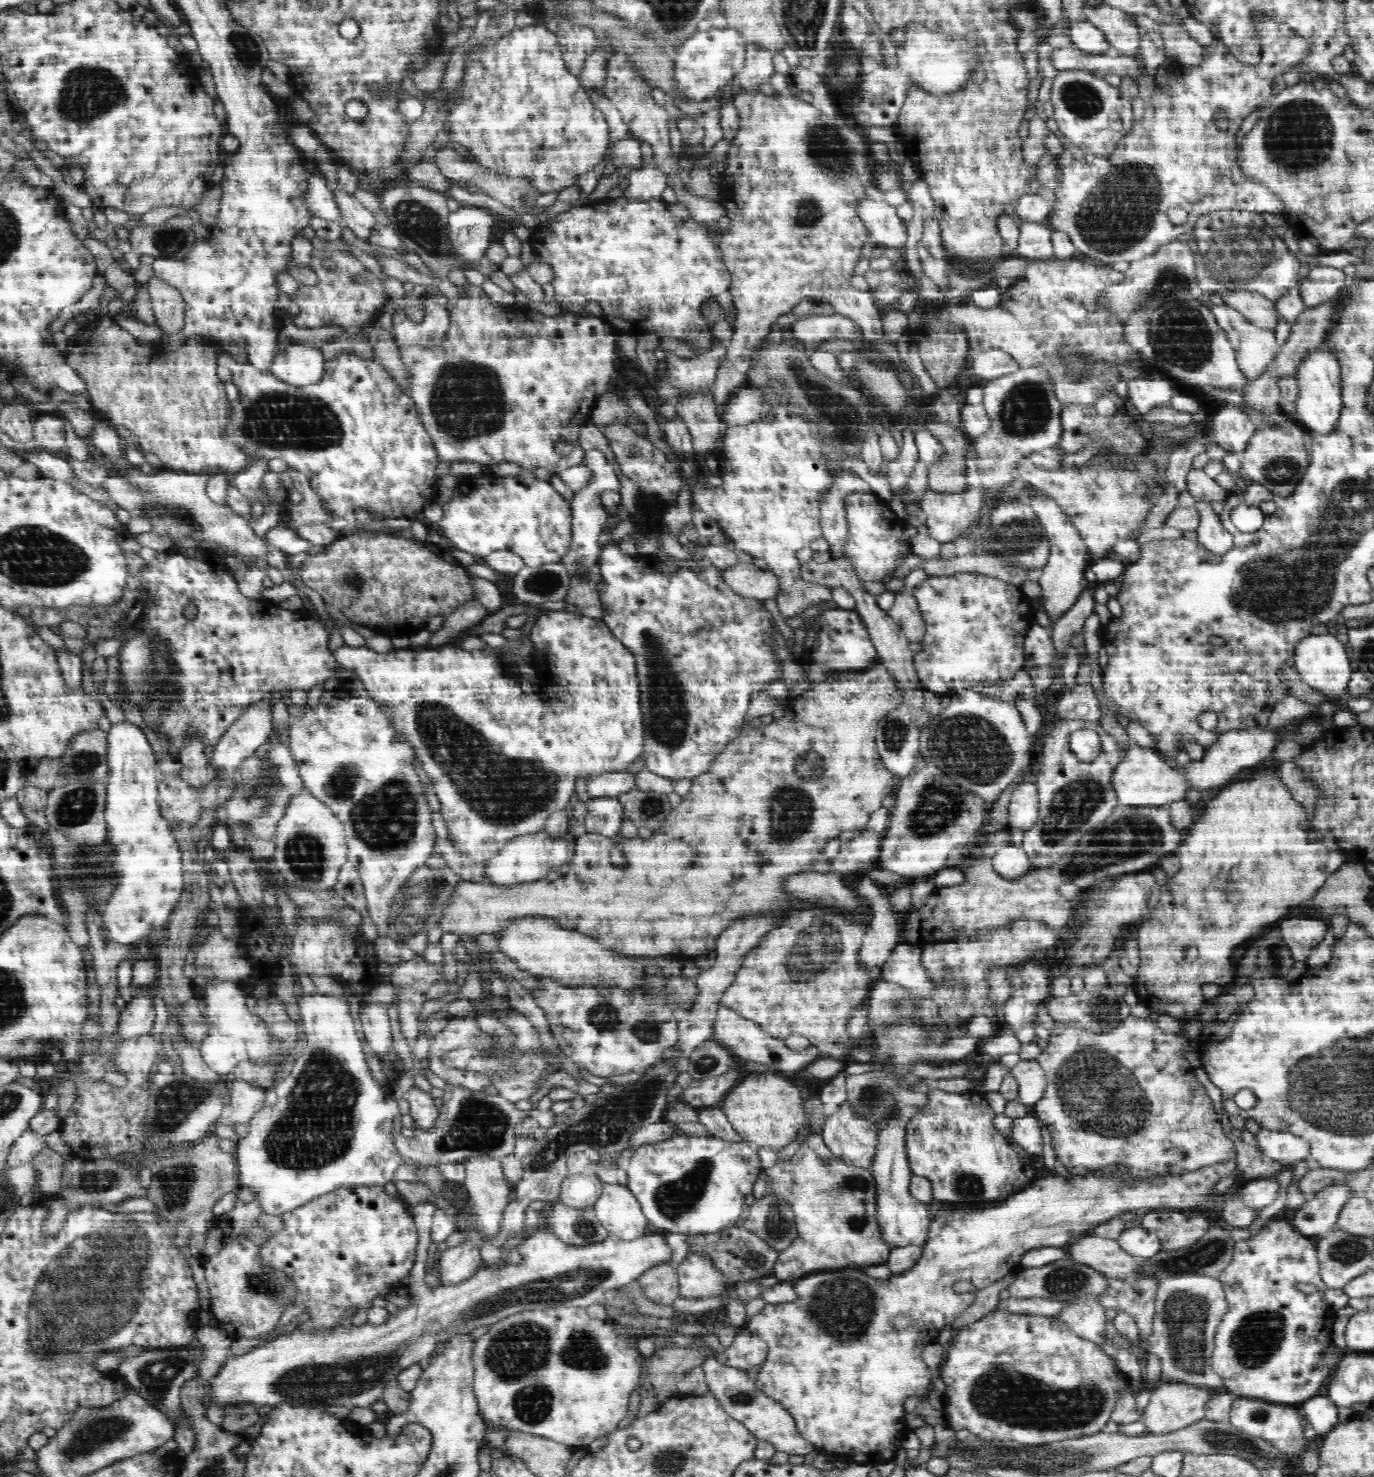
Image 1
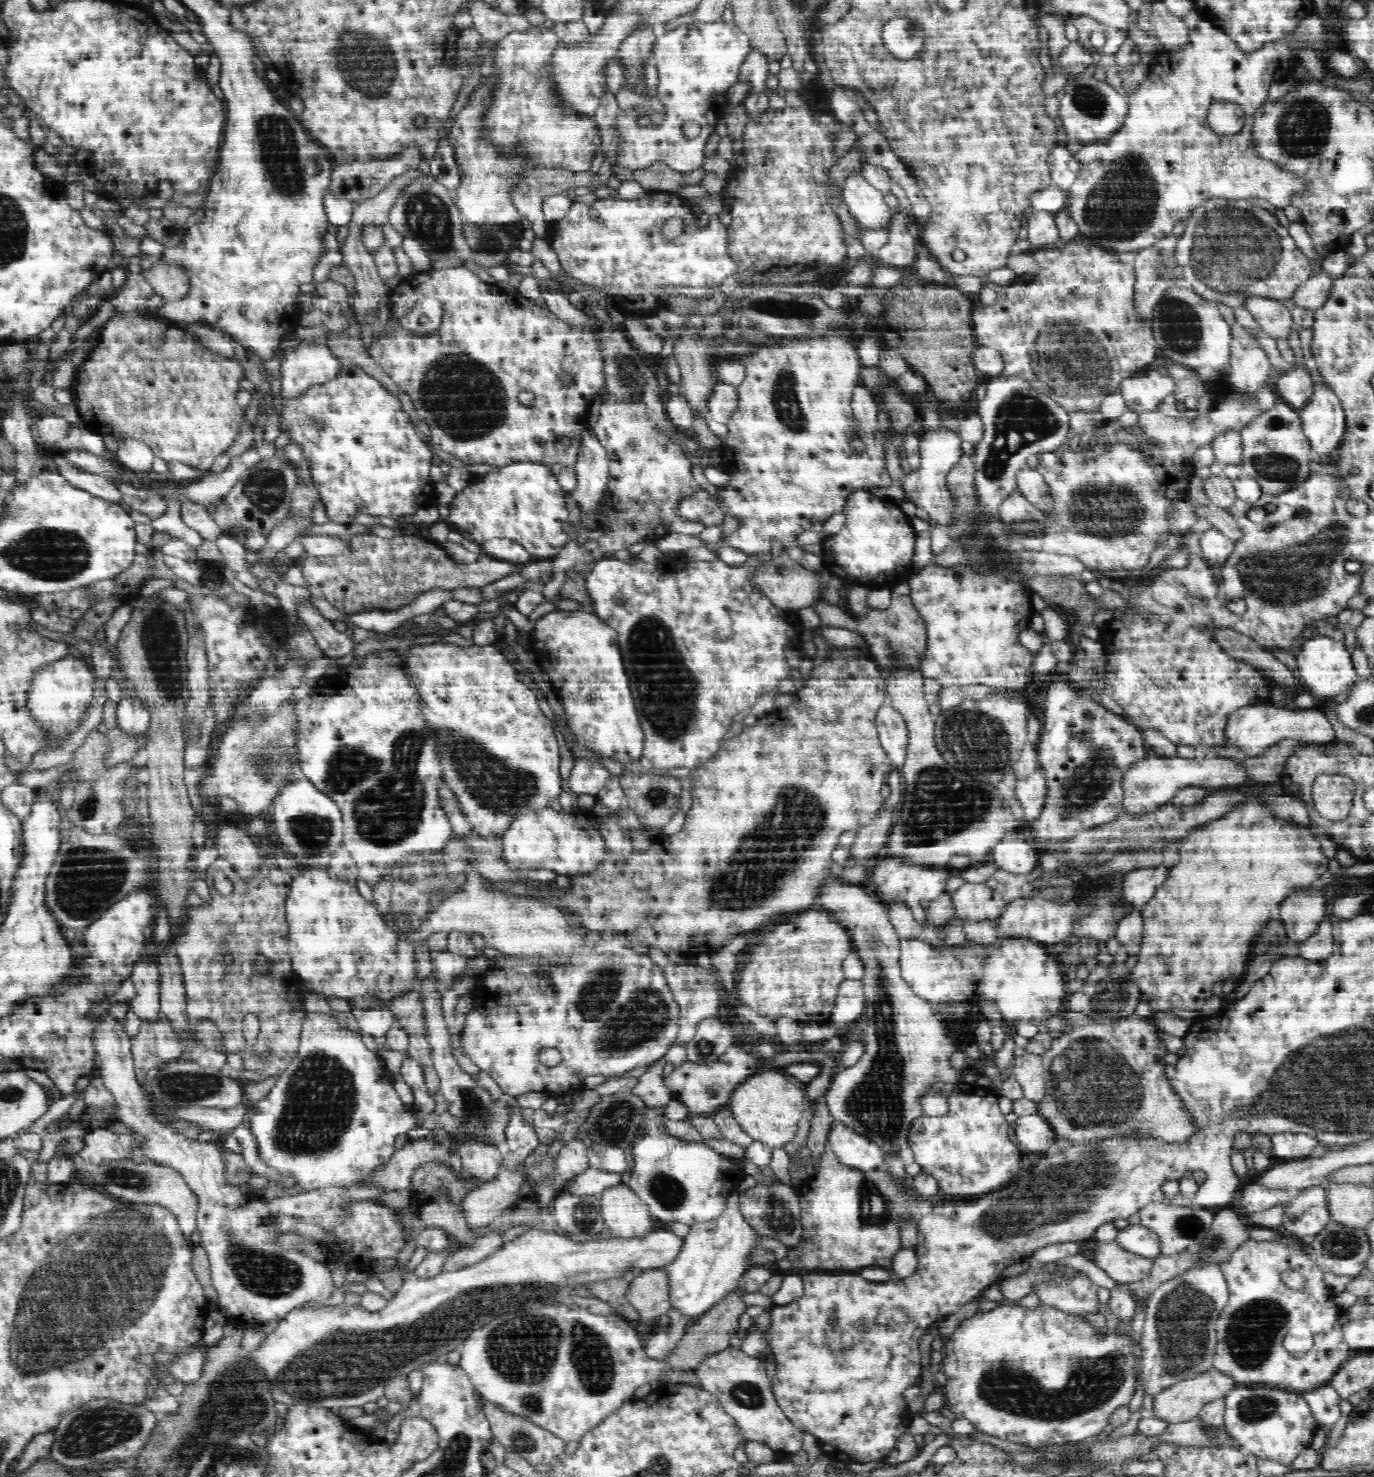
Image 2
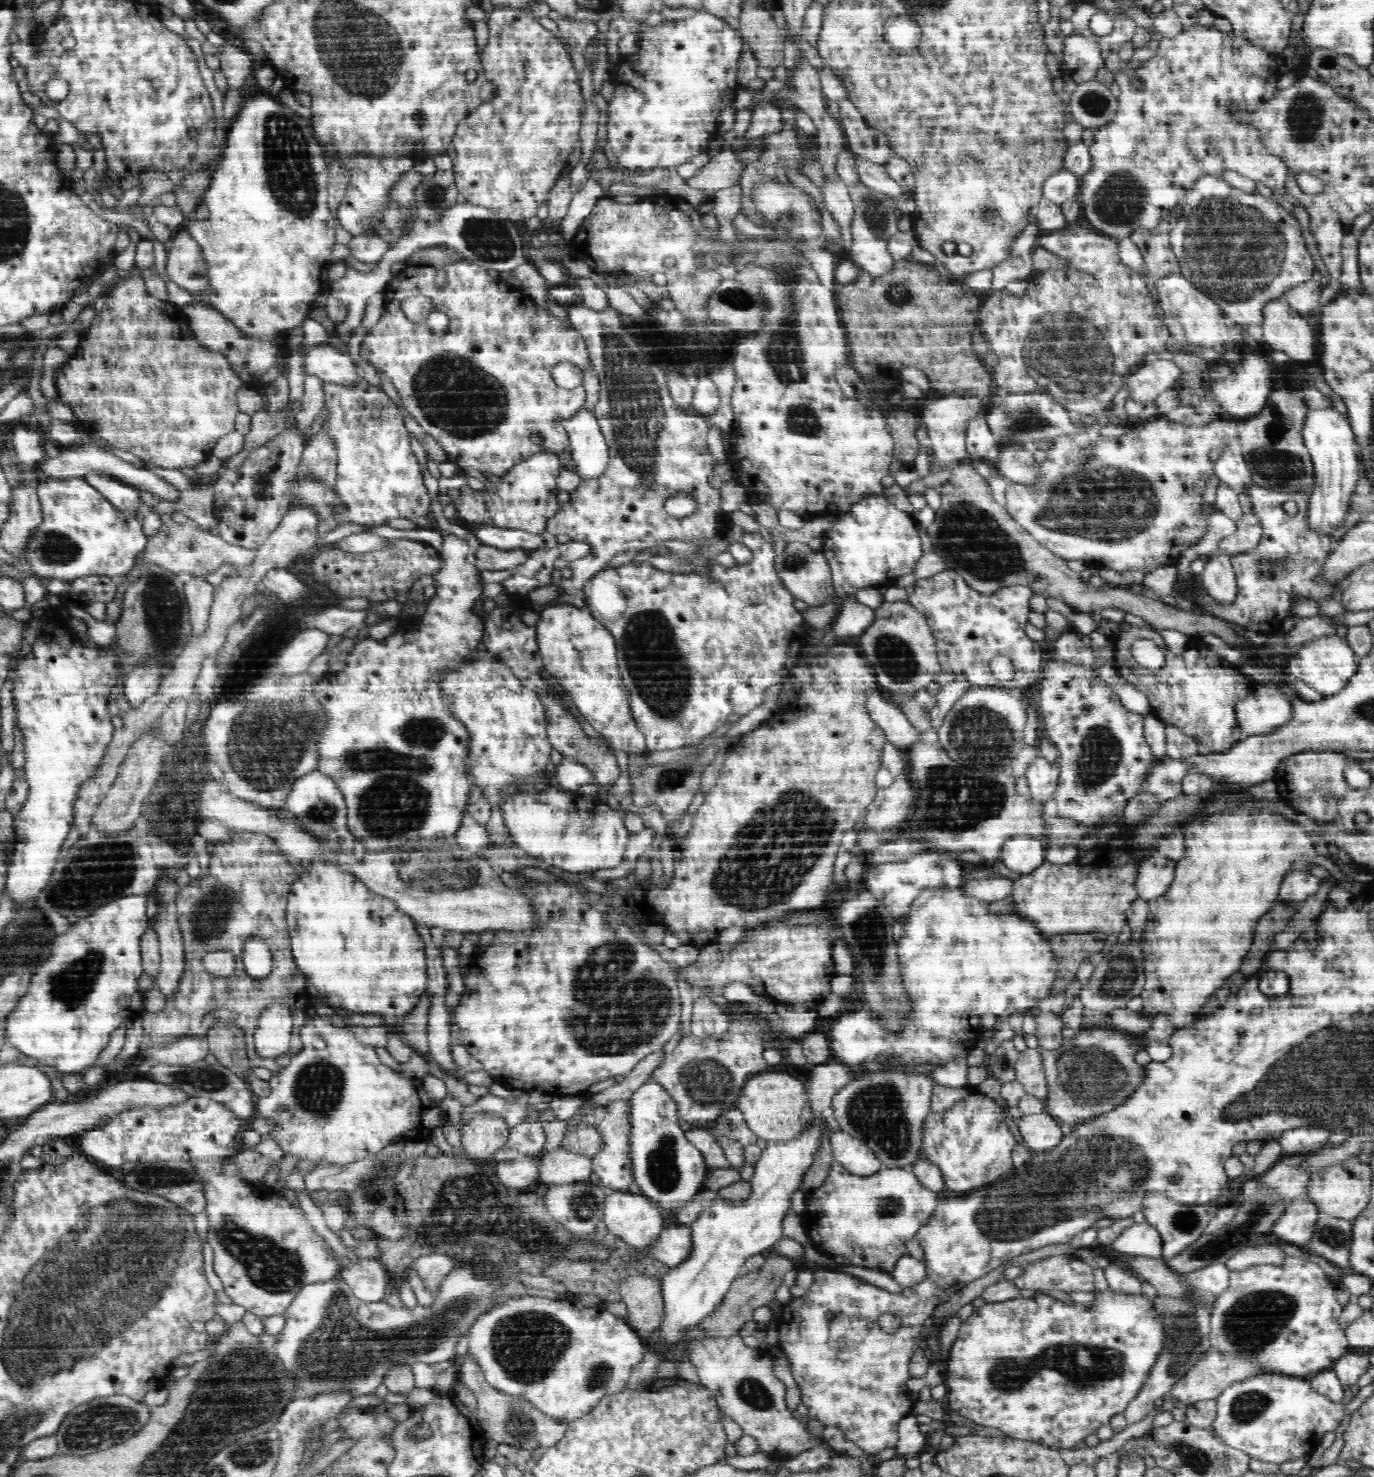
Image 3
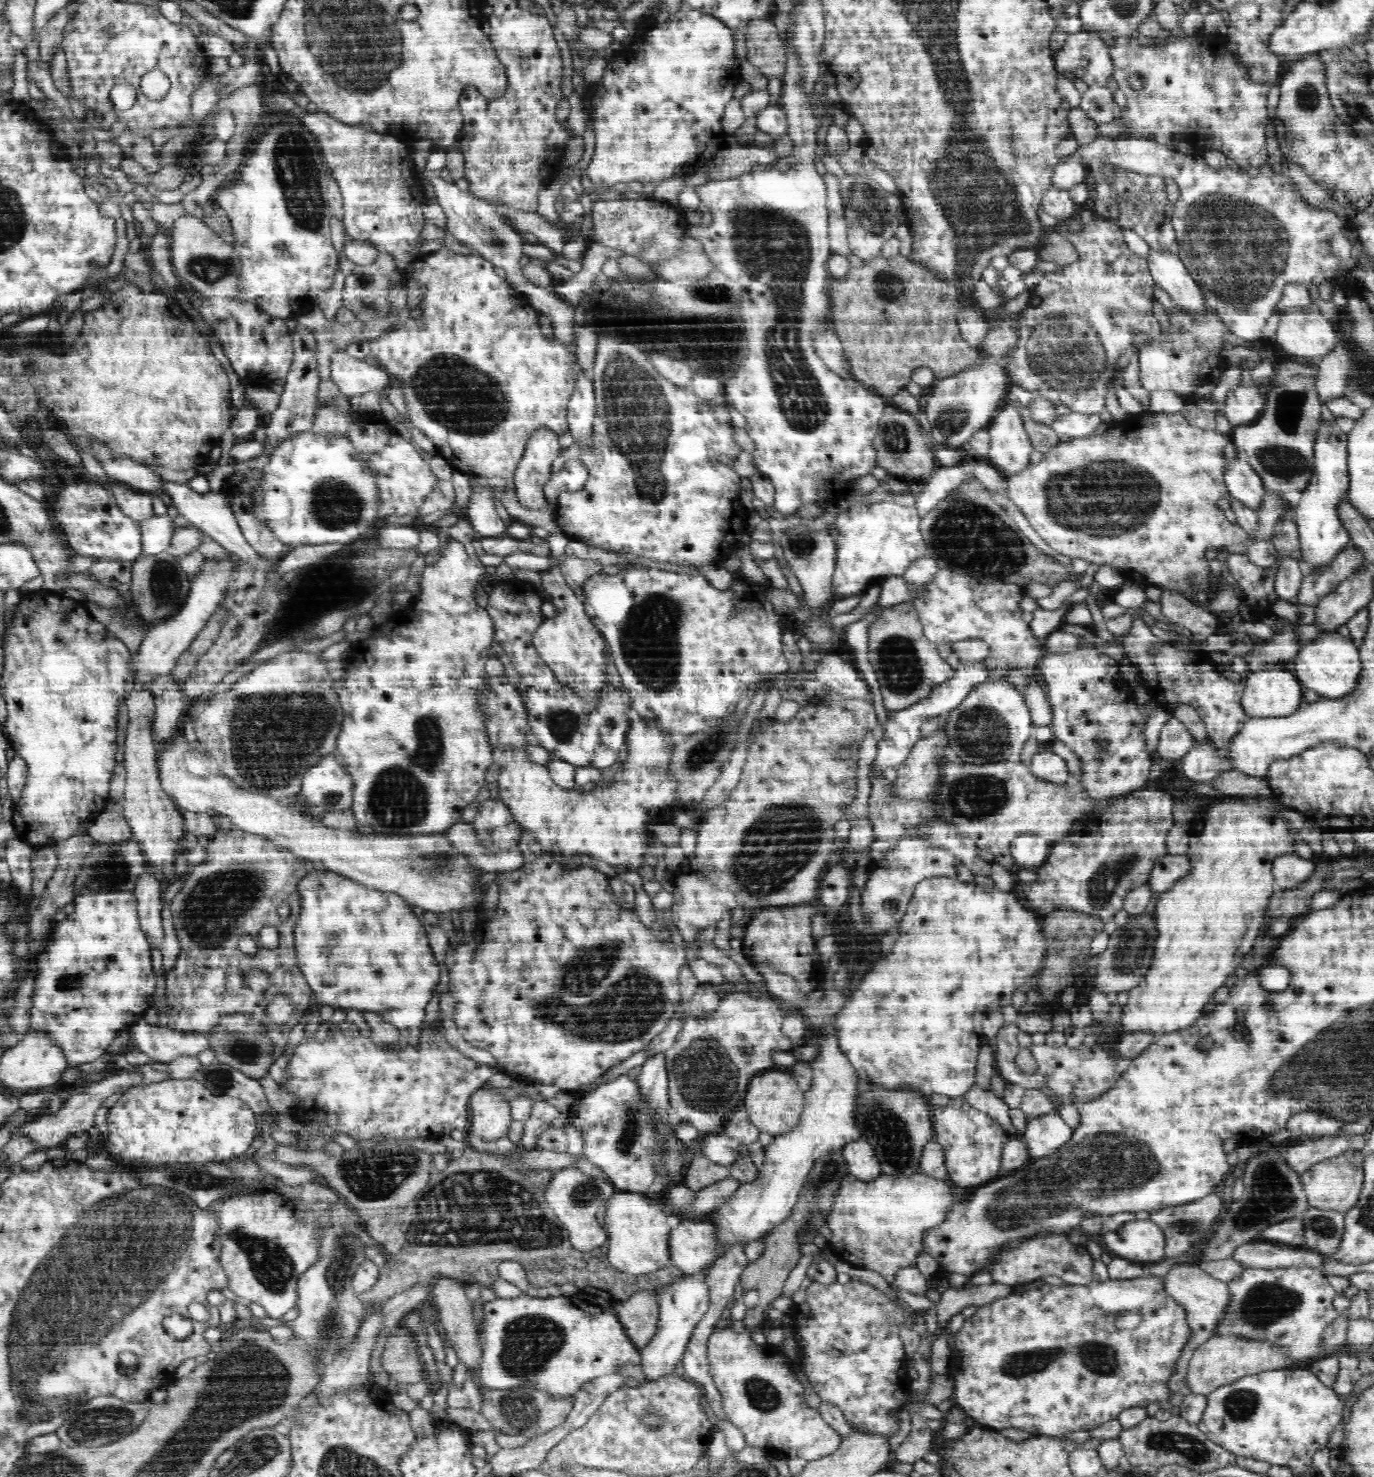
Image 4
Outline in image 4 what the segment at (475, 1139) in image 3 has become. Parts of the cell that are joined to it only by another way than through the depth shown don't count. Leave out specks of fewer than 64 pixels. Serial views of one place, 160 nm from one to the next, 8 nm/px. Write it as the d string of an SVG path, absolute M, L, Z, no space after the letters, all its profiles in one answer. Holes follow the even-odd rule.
M483 1086L470 1096L471 1125L468 1133L484 1140L506 1137L513 1122L510 1102L496 1093L498 1088Z

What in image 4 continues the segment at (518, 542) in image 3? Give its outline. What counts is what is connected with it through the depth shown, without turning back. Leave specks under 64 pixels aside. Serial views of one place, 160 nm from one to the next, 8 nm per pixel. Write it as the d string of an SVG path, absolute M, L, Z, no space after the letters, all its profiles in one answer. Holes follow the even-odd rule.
M477 475L470 477L472 495L469 505L466 507L464 517L468 519L478 538L502 537L507 535L509 524L501 520L496 511L494 493L487 485L486 487L474 486L472 480L478 479Z

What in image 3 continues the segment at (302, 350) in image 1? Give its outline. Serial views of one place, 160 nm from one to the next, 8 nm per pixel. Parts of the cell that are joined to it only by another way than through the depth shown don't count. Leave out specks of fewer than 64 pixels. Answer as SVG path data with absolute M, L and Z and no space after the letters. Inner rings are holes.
M326 344L316 345L307 350L304 372L307 376L315 376L343 387L356 387L362 380L361 370L354 365L350 355Z

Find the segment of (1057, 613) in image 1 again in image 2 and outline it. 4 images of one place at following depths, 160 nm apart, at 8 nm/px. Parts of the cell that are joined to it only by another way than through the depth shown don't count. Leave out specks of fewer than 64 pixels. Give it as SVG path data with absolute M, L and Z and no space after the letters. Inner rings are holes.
M1027 465L1018 470L1015 477L1018 483L1019 492L1028 498L1028 501L1043 511L1052 508L1051 489L1047 487L1044 477L1037 468L1030 468ZM1018 478L1018 480L1016 480Z

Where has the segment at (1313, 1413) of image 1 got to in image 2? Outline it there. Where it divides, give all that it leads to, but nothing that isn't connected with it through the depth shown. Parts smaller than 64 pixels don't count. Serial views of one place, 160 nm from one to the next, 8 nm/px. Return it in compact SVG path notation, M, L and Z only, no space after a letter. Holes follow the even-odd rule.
M1331 1383L1318 1386L1312 1390L1306 1391L1305 1399L1312 1407L1316 1419L1318 1419L1318 1428L1329 1433L1334 1424L1340 1420L1340 1395L1331 1387Z

